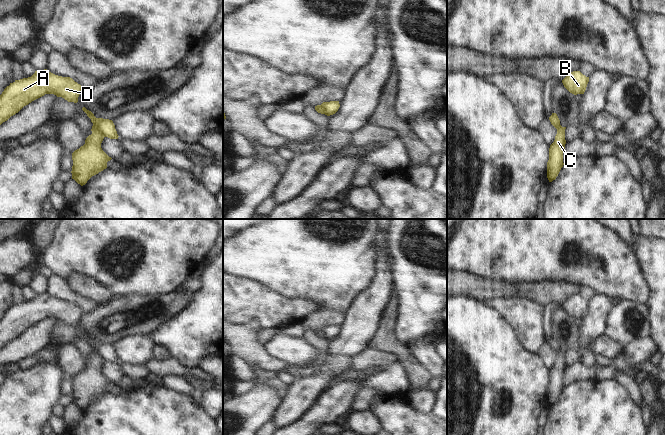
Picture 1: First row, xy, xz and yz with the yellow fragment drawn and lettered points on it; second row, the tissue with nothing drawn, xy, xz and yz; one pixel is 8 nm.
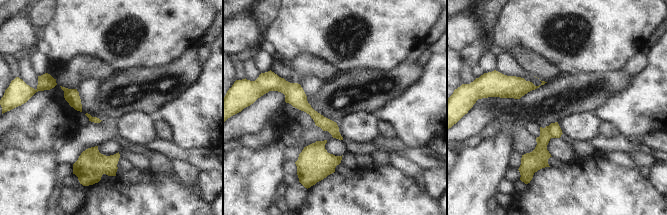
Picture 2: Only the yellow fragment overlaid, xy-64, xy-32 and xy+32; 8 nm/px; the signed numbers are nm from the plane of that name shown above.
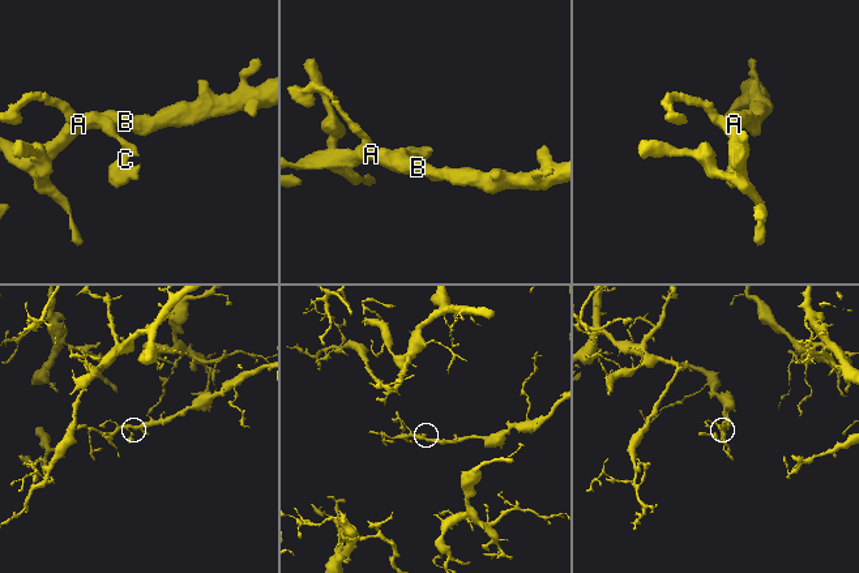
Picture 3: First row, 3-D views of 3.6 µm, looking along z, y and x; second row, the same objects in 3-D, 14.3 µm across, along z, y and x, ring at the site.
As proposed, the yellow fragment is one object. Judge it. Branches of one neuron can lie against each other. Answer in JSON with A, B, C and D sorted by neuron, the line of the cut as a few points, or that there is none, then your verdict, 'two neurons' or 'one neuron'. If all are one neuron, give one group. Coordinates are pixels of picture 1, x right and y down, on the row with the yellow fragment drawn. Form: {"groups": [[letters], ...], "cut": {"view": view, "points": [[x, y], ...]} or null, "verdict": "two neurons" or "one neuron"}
{"groups": [["A", "B", "D"], ["C"]], "cut": {"view": "xy", "points": [[93, 124], [104, 136]]}, "verdict": "two neurons"}

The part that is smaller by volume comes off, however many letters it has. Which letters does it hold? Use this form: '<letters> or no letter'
C

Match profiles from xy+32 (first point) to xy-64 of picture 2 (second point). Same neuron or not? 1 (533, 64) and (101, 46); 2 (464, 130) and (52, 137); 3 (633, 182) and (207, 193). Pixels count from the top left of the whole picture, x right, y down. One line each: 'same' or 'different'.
1: different
2: different
3: different

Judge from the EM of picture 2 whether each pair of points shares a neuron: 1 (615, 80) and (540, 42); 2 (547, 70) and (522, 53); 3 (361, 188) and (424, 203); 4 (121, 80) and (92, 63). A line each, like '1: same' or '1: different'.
1: different
2: same
3: same
4: different

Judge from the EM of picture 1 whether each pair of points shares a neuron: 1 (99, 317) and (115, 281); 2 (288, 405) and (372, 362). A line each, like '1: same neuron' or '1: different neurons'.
1: different neurons
2: different neurons

